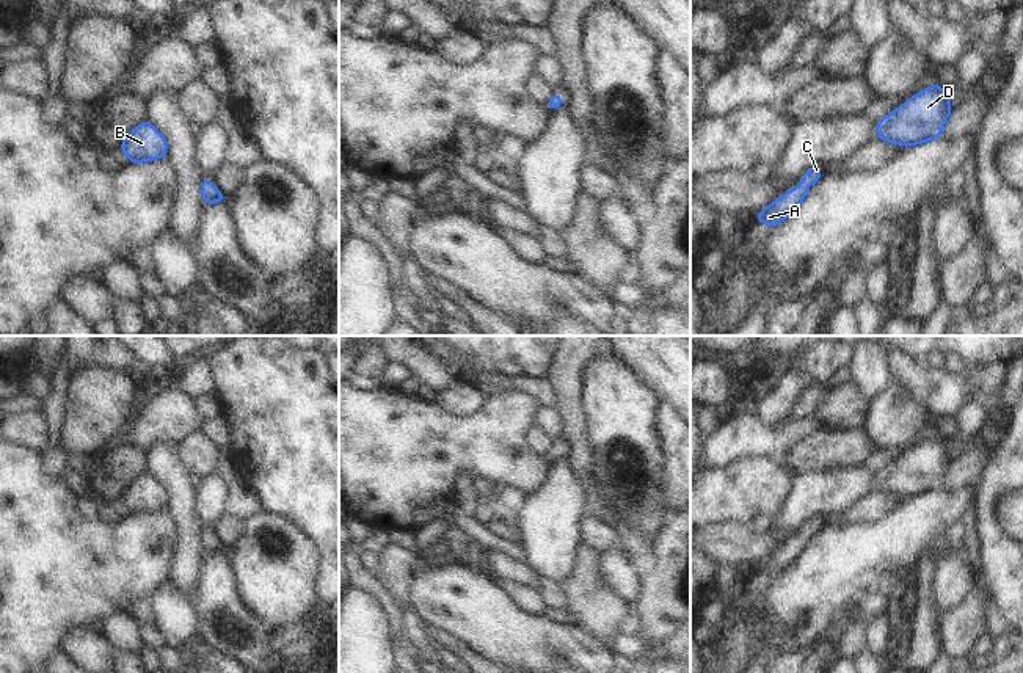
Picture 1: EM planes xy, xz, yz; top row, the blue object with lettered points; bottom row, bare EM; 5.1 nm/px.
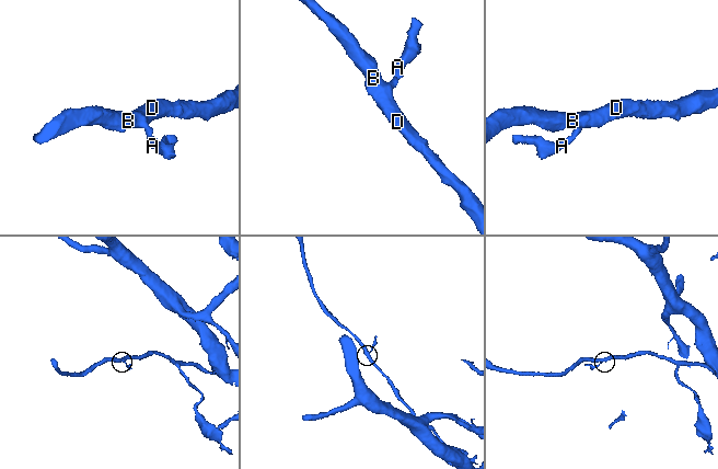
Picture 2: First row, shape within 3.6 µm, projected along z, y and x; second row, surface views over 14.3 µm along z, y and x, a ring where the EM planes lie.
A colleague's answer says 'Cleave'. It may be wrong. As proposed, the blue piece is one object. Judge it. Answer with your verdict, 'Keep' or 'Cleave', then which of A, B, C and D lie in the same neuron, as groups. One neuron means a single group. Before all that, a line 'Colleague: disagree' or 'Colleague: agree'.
Colleague: disagree
Keep. Groups: A B C D.

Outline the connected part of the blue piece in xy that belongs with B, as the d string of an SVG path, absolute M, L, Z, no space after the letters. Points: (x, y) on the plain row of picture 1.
M146 471L141 472L119 496L130 515L143 515L166 508L168 494L165 488Z

